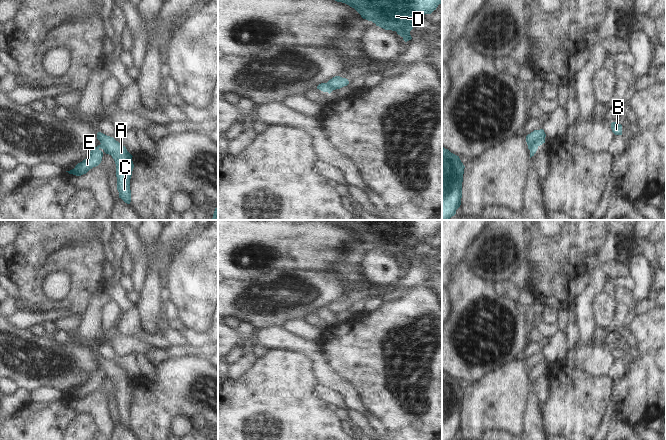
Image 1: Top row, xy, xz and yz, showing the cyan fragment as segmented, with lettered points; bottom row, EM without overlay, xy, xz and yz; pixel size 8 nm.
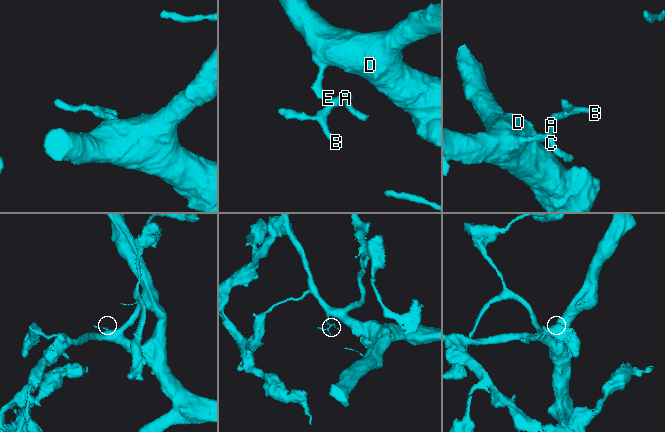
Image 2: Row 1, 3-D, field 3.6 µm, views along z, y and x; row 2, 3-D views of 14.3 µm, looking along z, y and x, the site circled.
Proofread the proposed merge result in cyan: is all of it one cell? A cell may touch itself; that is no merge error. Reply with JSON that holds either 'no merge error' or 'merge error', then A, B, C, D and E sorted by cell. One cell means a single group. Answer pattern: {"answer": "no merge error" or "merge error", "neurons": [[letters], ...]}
{"answer": "merge error", "neurons": [["A", "B", "C"], ["D", "E"]]}

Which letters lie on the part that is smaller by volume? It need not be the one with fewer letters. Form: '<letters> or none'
A, B, C

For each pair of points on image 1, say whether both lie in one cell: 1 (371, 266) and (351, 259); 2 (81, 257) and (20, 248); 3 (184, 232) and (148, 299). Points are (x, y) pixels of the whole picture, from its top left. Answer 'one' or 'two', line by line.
1: two
2: two
3: one

